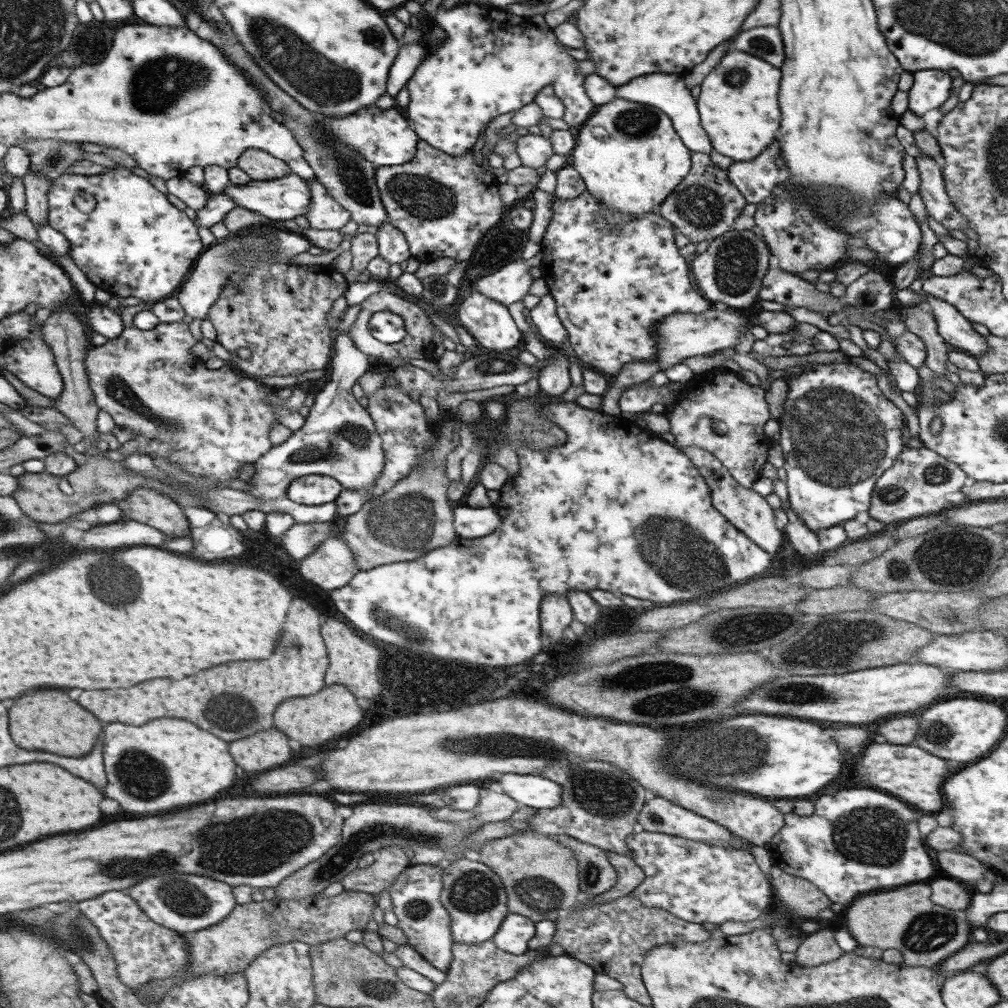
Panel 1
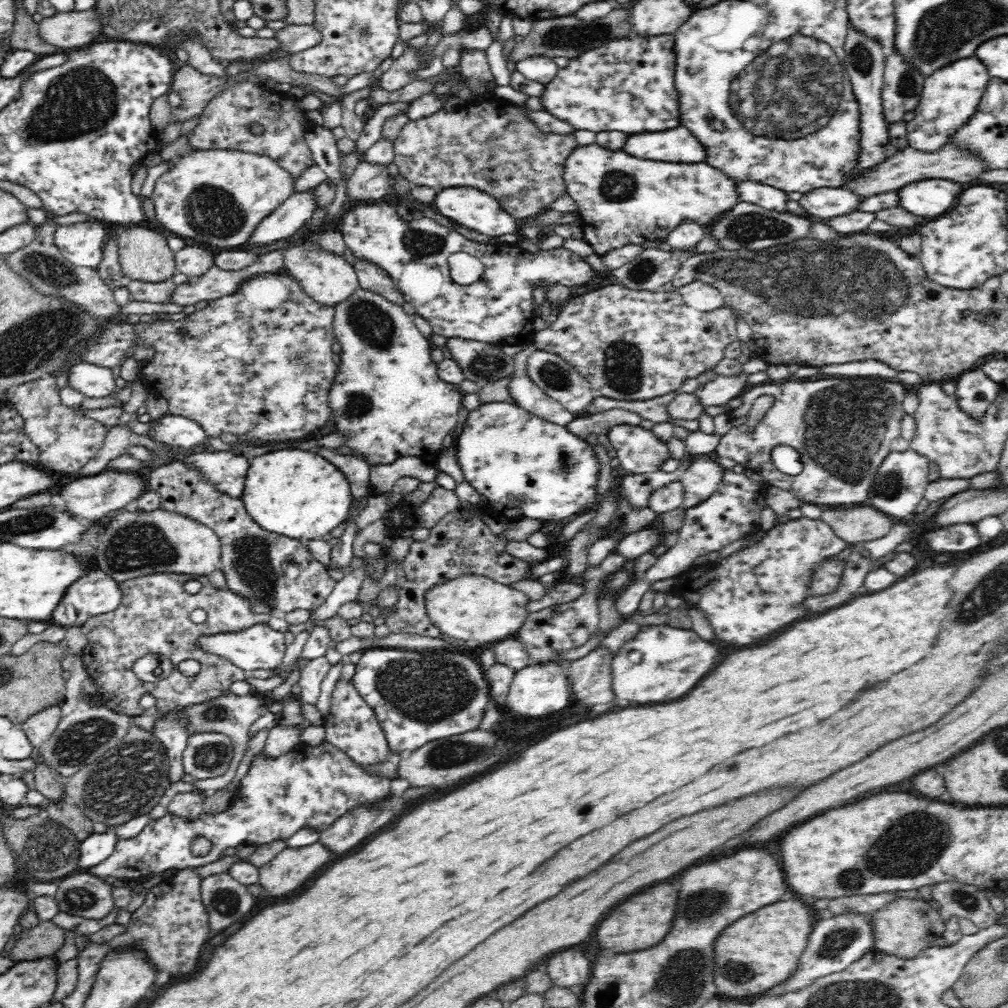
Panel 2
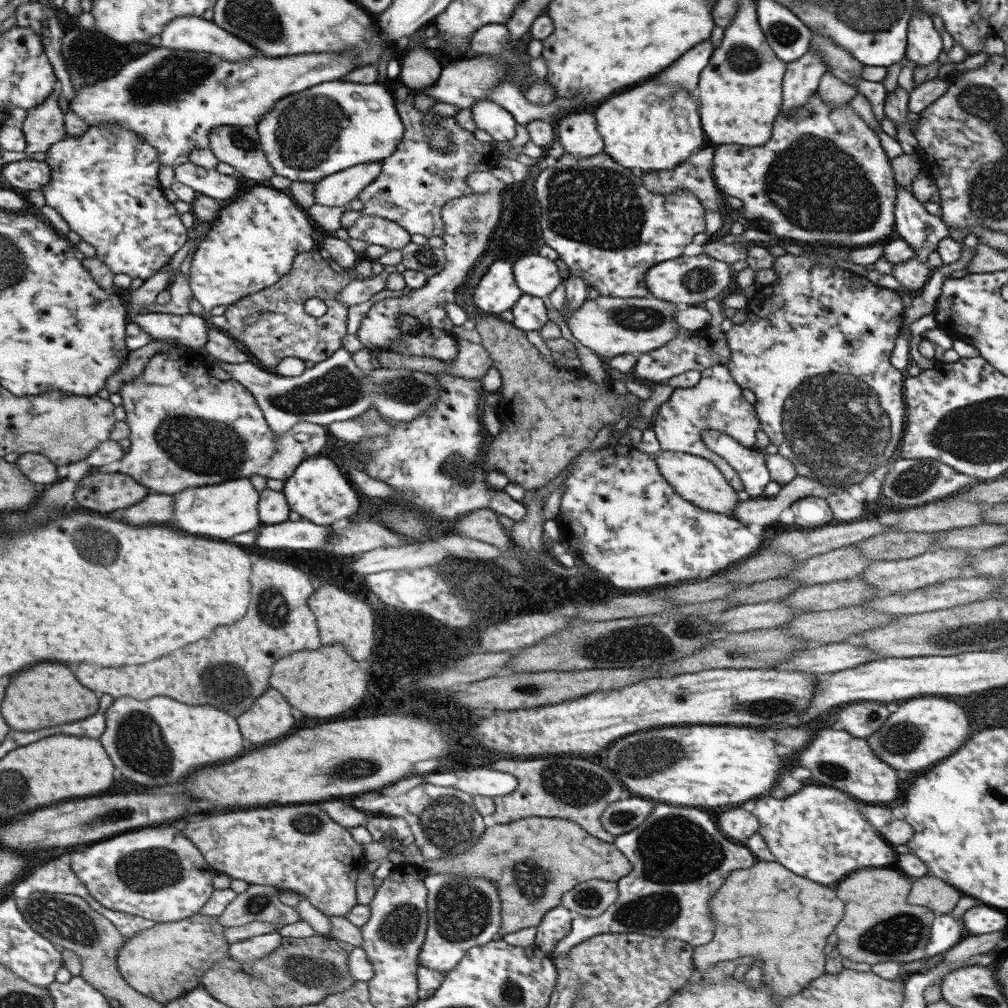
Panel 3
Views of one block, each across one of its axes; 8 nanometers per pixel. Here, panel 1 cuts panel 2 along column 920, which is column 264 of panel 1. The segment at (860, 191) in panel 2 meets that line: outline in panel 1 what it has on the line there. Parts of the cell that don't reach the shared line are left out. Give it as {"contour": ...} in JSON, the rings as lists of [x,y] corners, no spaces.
{"contour":[[[257,149],[243,151],[237,157],[236,165],[251,180],[278,179],[290,173],[286,162]]]}

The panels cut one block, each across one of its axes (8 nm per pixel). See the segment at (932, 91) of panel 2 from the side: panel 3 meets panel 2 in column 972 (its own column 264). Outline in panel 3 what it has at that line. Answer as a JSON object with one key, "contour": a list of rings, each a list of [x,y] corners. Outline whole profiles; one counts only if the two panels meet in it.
{"contour":[[[149,46],[149,52],[141,54],[141,58],[133,58],[133,60],[129,60],[129,62],[127,62],[127,64],[125,64],[125,66],[123,66],[113,78],[109,78],[109,80],[101,80],[101,82],[95,82],[93,86],[91,86],[91,84],[85,84],[79,89],[75,89],[76,95],[72,100],[67,100],[67,112],[71,112],[71,114],[79,116],[81,120],[85,120],[85,124],[89,127],[99,124],[115,124],[134,132],[138,137],[141,137],[147,144],[149,144],[150,147],[153,147],[157,151],[159,166],[164,164],[165,166],[170,166],[174,170],[178,164],[183,164],[184,162],[189,161],[188,156],[191,151],[208,148],[208,132],[211,128],[219,125],[255,125],[261,120],[263,114],[267,114],[267,112],[273,108],[273,104],[275,104],[277,100],[281,100],[281,97],[305,90],[305,88],[315,86],[319,83],[337,80],[337,78],[349,74],[353,68],[355,68],[355,66],[353,66],[353,60],[349,58],[349,54],[299,54],[299,56],[283,56],[283,58],[265,58],[265,56],[259,58],[259,55],[257,55],[252,56],[251,58],[244,58],[243,60],[236,60],[235,62],[227,62],[214,54],[205,52],[191,53],[188,51],[171,50],[161,46]]]}

